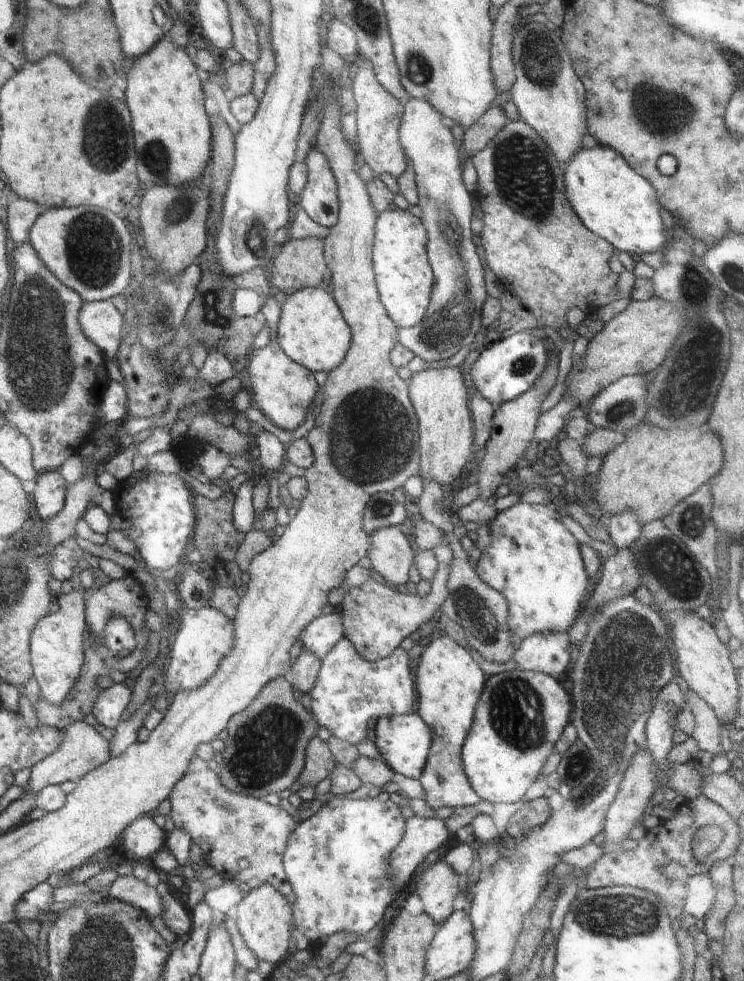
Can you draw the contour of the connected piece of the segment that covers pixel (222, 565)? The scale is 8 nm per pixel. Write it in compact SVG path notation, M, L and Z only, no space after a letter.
M225 489L224 493L216 500L210 500L210 498L204 498L197 494L195 498L196 528L194 528L194 536L192 536L192 547L198 550L204 559L203 562L212 569L212 585L230 586L237 590L243 581L241 580L241 571L235 564L235 555L238 546L244 541L245 535L244 532L238 532L234 528L235 494L229 489Z

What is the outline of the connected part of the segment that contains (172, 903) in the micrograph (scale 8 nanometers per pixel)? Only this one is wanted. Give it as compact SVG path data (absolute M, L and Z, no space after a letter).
M166 876L160 880L157 890L160 904L163 905L160 917L166 920L166 926L176 934L177 938L181 940L187 937L193 930L192 915L188 908L184 908L184 904L175 898L173 888Z

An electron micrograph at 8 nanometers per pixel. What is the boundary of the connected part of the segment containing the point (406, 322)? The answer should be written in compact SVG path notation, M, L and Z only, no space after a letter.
M395 207L380 213L377 221L377 239L373 242L373 271L377 274L377 286L386 314L400 328L412 328L422 321L430 303L434 275L426 254L426 230L422 222L409 210Z

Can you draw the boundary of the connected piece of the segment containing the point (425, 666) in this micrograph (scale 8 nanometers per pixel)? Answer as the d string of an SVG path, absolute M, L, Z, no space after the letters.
M444 634L432 640L425 648L416 664L416 687L418 690L418 710L416 713L425 722L434 726L434 746L430 748L430 762L426 762L424 773L419 779L422 799L432 809L443 806L459 808L478 804L481 798L467 780L462 765L461 751L466 736L474 722L476 702L490 674L478 665L478 658L459 646Z

